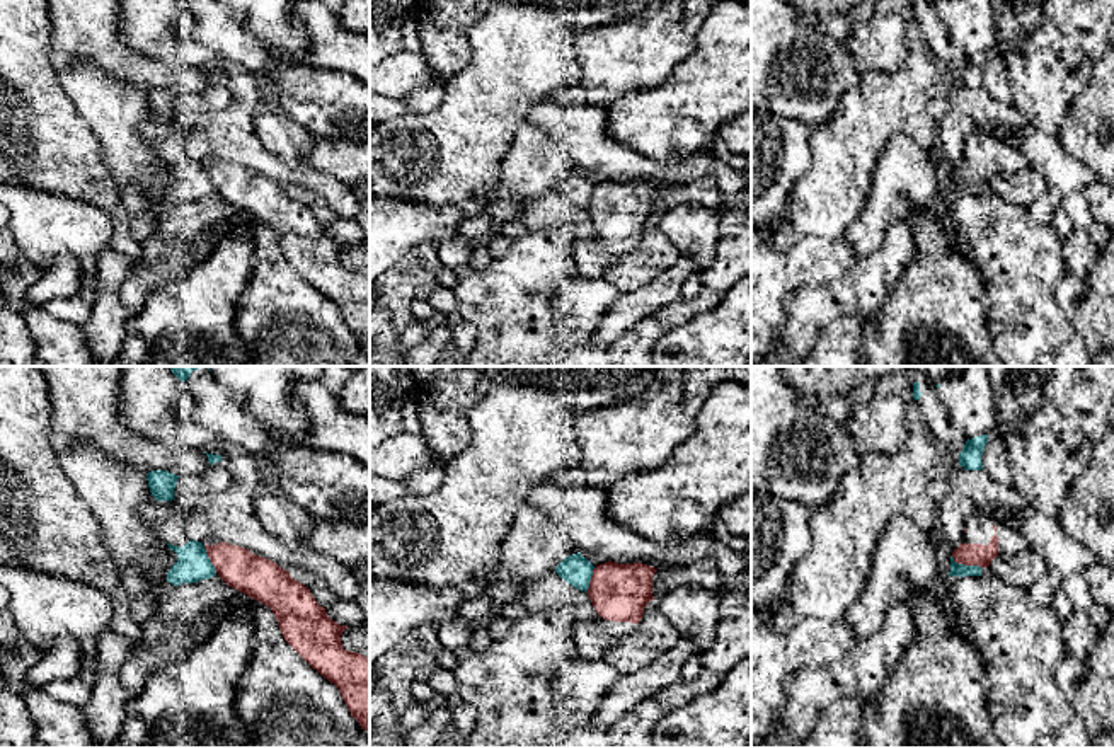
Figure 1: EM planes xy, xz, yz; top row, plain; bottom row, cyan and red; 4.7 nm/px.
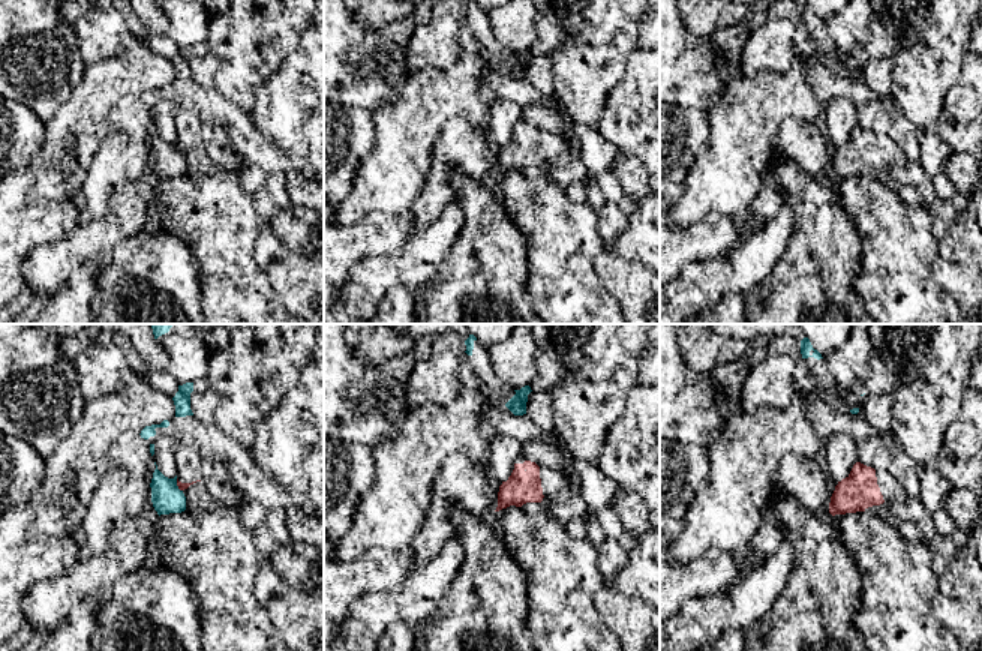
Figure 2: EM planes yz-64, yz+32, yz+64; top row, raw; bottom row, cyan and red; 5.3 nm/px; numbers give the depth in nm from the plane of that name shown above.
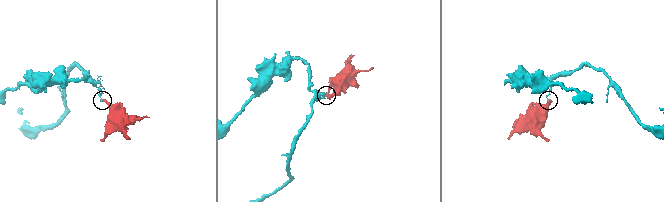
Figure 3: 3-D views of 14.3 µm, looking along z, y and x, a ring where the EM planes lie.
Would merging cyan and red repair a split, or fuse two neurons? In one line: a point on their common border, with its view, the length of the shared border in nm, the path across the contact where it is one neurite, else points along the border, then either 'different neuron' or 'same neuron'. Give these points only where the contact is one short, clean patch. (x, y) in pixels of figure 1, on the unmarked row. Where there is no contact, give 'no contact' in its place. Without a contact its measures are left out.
meets cyan in yz at (966, 184); contact 160 nm long; different neuron

